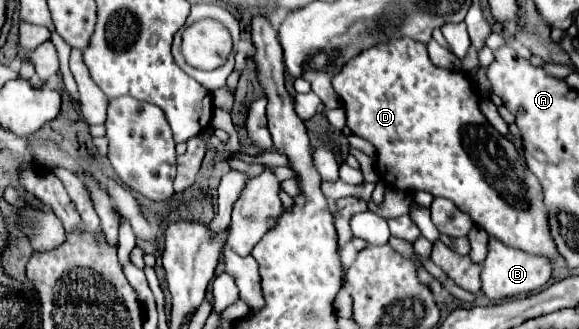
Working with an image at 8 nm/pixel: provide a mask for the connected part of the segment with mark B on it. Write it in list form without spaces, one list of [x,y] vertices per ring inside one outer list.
[[[490,238],[490,250],[482,266],[482,292],[492,302],[502,302],[514,296],[528,296],[534,290],[542,288],[552,276],[552,266],[542,256],[530,256],[522,250],[508,248],[502,242]]]

